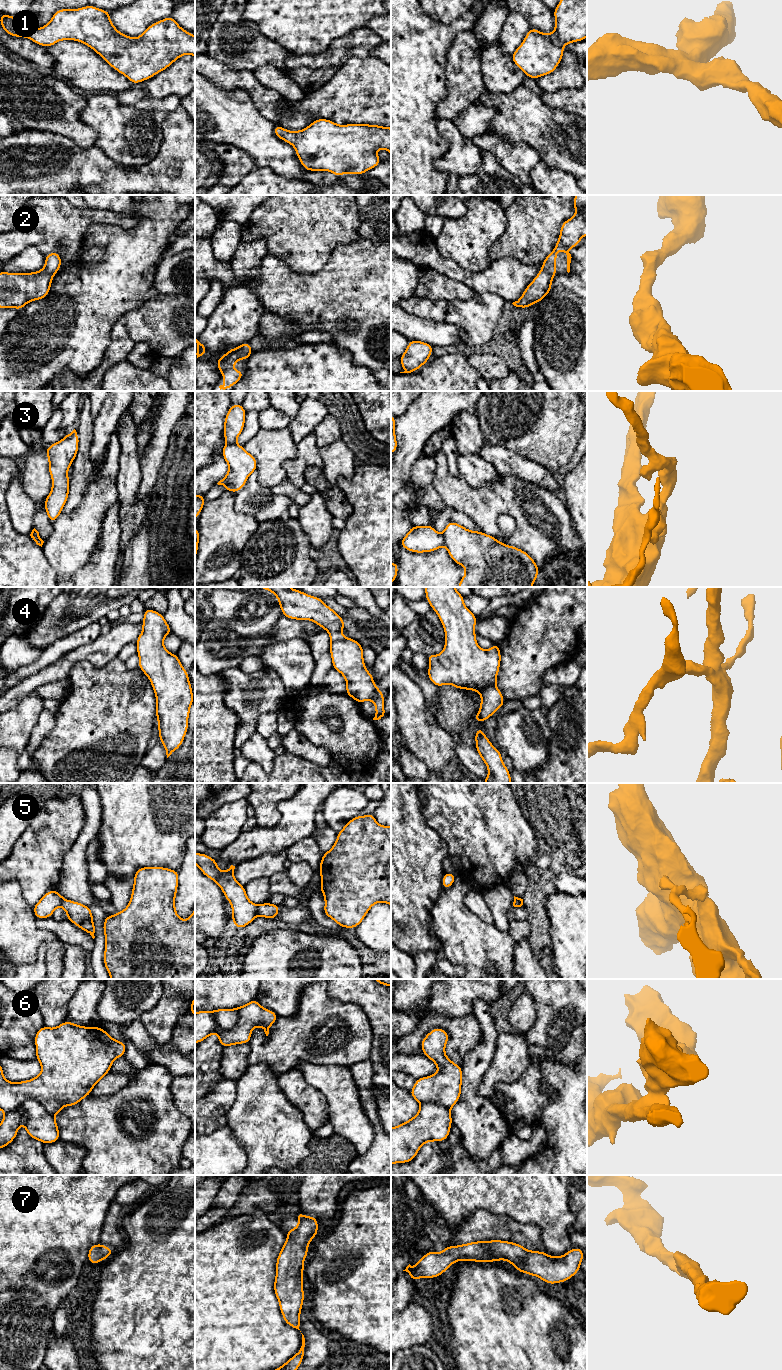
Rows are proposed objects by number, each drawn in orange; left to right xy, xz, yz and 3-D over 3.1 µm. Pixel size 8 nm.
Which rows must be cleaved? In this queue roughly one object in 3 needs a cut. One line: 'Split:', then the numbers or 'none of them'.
Split: 3, 5, 6

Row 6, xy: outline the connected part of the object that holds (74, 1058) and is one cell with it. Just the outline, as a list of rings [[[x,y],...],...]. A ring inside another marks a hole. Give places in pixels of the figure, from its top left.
[[[67,1021],[55,1028],[41,1027],[34,1042],[36,1059],[42,1068],[37,1077],[18,1083],[8,1081],[0,1064],[0,1109],[4,1113],[17,1109],[28,1099],[38,1101],[52,1115],[58,1114],[64,1106],[78,1104],[110,1072],[113,1061],[123,1057],[126,1051],[125,1042],[115,1040],[101,1027],[85,1027]]]

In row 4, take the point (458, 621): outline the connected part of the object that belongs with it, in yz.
[[[424,587],[426,600],[438,615],[445,632],[445,646],[439,655],[427,654],[432,684],[451,684],[474,690],[482,698],[474,722],[484,722],[505,703],[496,686],[501,653],[498,644],[484,650],[476,641],[477,617],[464,605],[455,587]]]

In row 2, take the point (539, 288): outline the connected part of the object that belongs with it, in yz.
[[[575,195],[574,197],[574,210],[576,212],[576,216],[571,217],[570,219],[564,221],[561,224],[560,235],[556,246],[553,250],[548,254],[546,259],[542,262],[542,268],[540,272],[536,275],[533,281],[525,288],[523,295],[520,299],[513,302],[512,304],[518,308],[528,308],[534,303],[538,303],[543,300],[544,297],[548,295],[551,291],[552,287],[552,279],[556,275],[556,259],[557,259],[557,251],[562,250],[567,255],[567,272],[570,272],[570,263],[571,263],[571,254],[569,253],[569,249],[571,247],[576,247],[579,245],[582,237],[587,235],[587,211],[585,208],[587,207],[587,195]]]

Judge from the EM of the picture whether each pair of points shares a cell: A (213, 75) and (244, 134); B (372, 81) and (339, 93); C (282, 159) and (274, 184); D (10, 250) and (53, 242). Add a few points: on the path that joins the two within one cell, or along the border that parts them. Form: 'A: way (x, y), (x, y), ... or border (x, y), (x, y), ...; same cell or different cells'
A: border (205, 76), (221, 88), (243, 90); different cells
B: way (364, 89), (359, 93), (347, 93); same cell
C: border (258, 167), (268, 167), (287, 179), (300, 179); different cells
D: way (21, 240), (42, 240); same cell

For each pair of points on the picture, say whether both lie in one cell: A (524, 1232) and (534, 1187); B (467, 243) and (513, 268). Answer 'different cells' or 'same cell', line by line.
A: different cells
B: different cells

